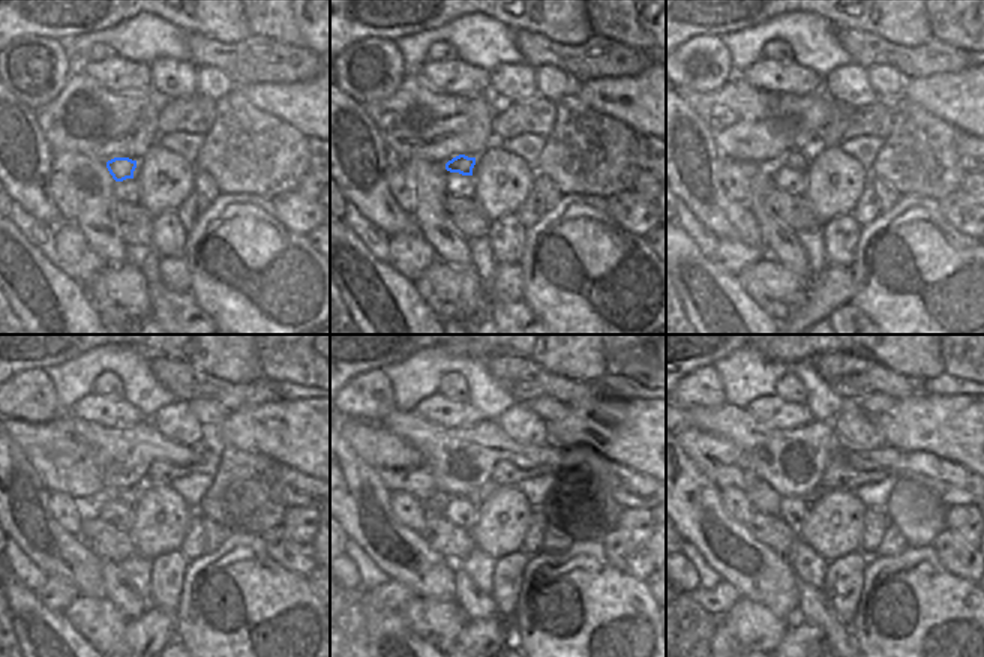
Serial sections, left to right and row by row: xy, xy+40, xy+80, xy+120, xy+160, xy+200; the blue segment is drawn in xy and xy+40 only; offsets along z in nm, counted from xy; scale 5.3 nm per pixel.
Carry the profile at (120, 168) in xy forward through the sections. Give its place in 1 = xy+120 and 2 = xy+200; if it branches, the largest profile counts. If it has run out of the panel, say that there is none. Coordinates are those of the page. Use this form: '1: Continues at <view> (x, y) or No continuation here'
1: Continues at xy+120 (128, 495)
2: Continues at xy+200 (813, 497)

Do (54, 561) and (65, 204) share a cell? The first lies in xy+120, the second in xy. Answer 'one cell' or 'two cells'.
two cells

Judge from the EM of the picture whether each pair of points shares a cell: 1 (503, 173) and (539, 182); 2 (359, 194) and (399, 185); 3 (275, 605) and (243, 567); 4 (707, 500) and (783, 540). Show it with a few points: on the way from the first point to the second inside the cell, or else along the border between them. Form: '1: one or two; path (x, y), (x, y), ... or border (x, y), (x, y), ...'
1: two; border (536, 173), (531, 186)
2: two; border (393, 162), (386, 180), (387, 191), (411, 215)
3: one; path (266, 596), (246, 576)
4: two; border (747, 527), (762, 543), (774, 551)

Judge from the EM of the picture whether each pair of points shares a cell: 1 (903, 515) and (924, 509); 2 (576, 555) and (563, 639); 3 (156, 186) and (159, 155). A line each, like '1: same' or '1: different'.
1: same
2: same
3: same

